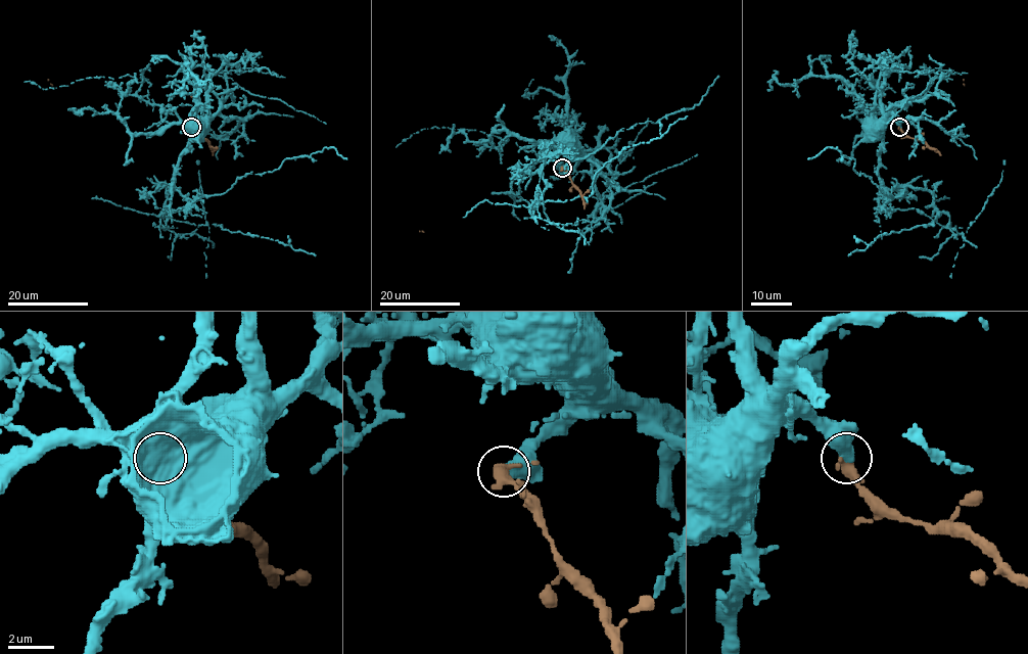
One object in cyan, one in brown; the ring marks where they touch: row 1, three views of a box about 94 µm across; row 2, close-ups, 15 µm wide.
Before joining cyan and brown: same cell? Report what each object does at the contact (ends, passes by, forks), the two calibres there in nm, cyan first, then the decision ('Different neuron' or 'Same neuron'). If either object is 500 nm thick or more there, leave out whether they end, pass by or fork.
Thickness 550 nm (cyan) against 320 nm. Different neuron

